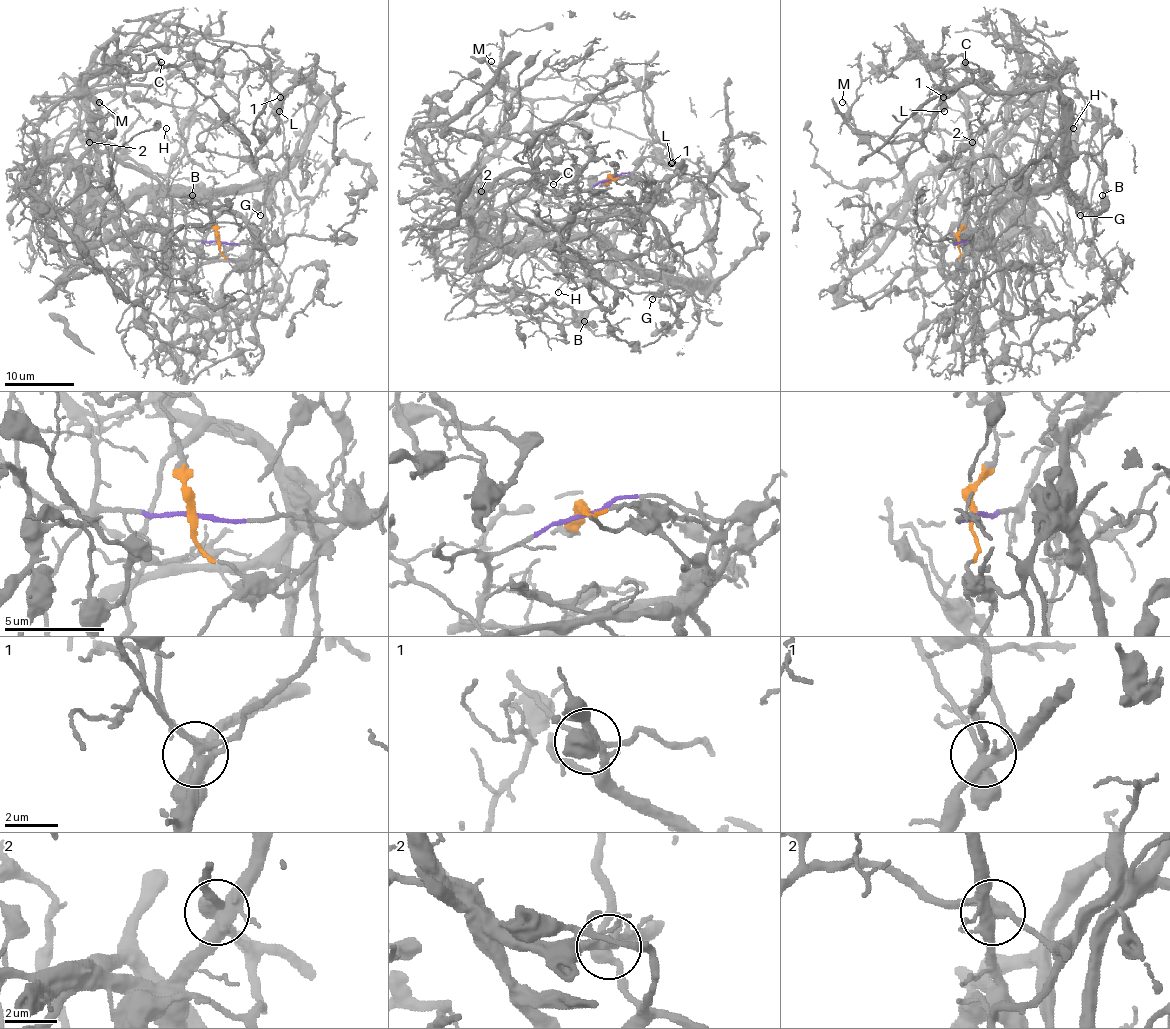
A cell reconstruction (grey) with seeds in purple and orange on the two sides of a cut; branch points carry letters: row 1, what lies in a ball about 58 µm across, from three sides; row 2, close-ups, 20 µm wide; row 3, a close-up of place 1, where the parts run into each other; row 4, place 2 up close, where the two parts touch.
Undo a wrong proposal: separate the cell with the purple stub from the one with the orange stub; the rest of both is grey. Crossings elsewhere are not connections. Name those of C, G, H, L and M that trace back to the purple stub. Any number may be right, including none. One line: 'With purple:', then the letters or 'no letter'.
With purple: C, H, L, M

